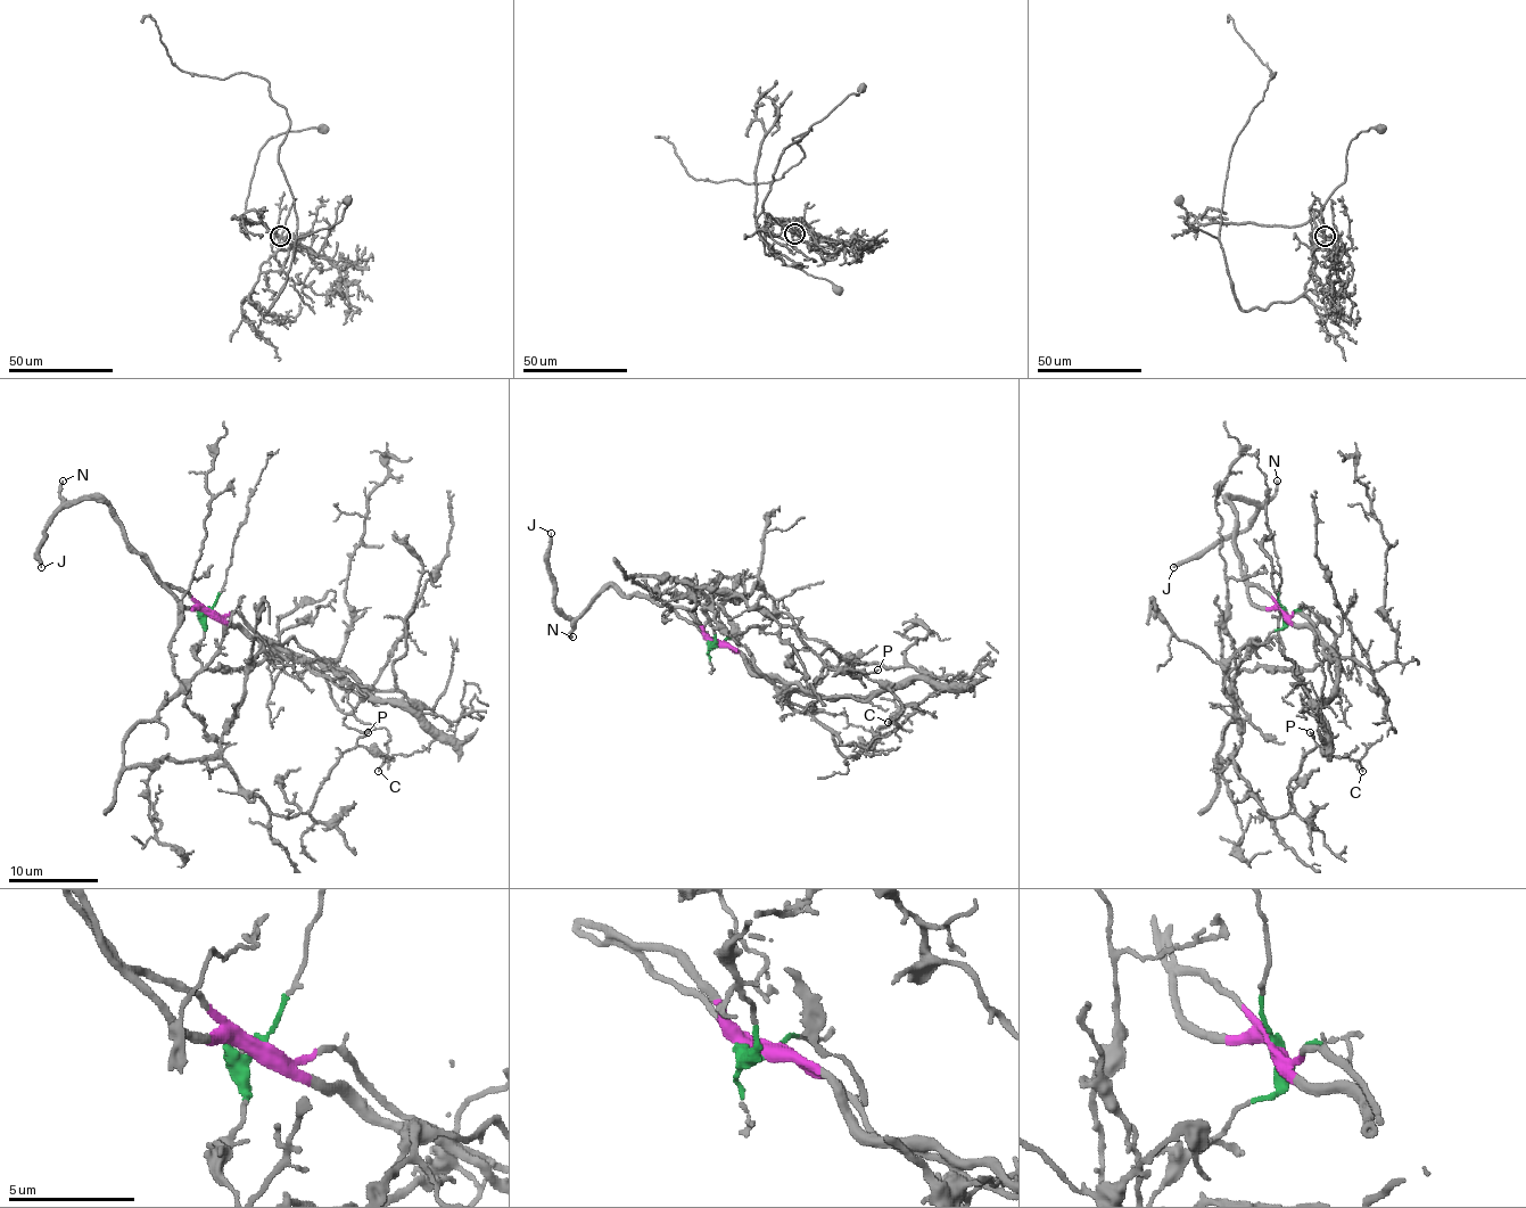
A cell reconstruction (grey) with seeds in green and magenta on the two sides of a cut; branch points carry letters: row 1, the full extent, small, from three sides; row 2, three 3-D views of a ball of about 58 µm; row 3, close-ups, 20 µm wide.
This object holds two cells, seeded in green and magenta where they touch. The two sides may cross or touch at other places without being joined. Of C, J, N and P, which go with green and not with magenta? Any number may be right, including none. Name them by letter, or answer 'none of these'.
C, P

